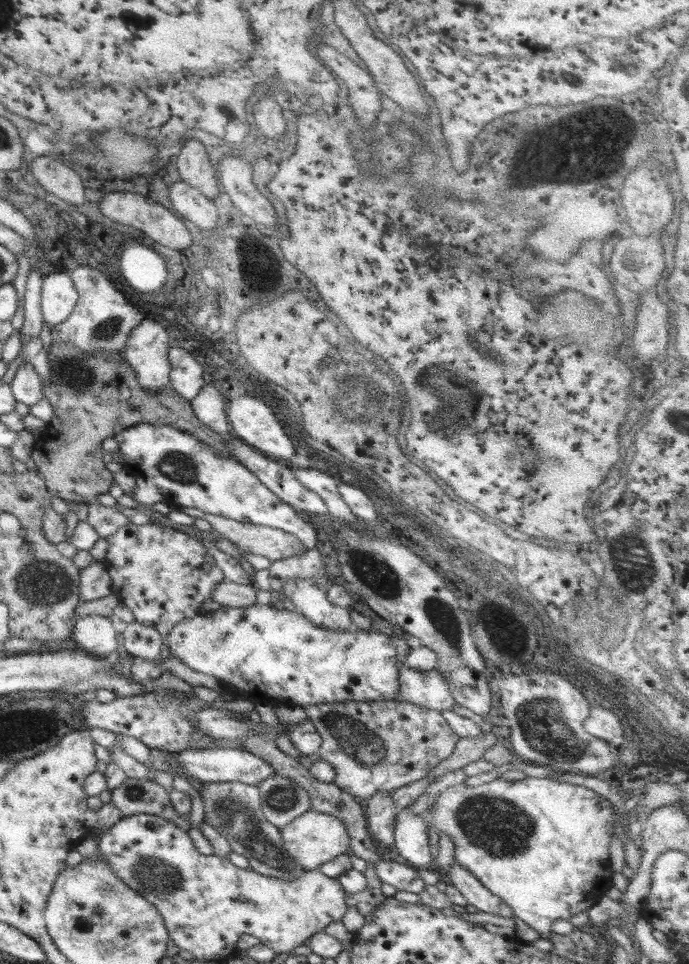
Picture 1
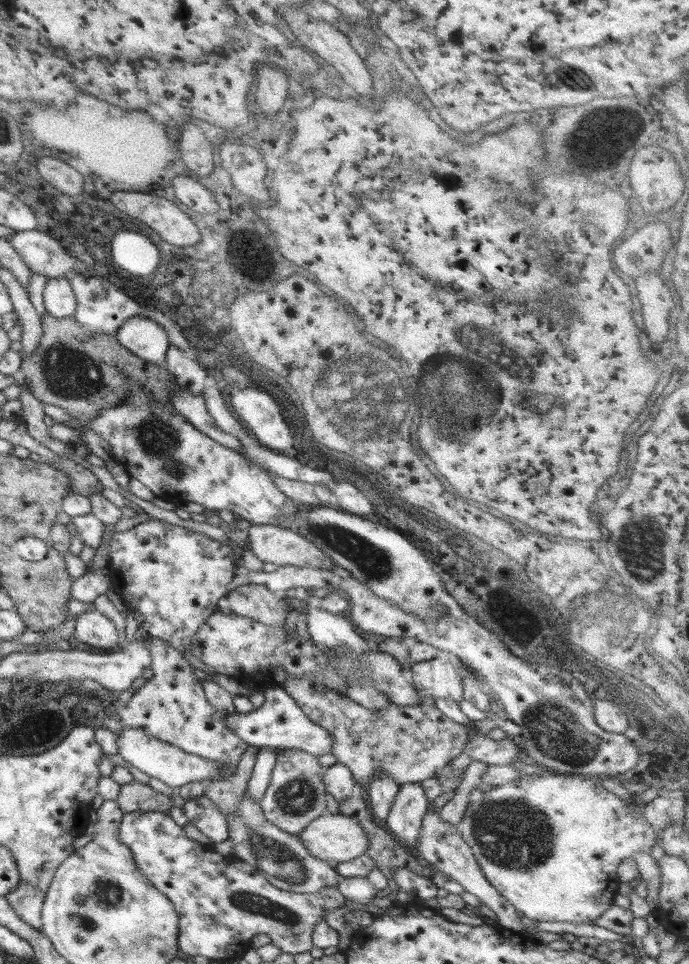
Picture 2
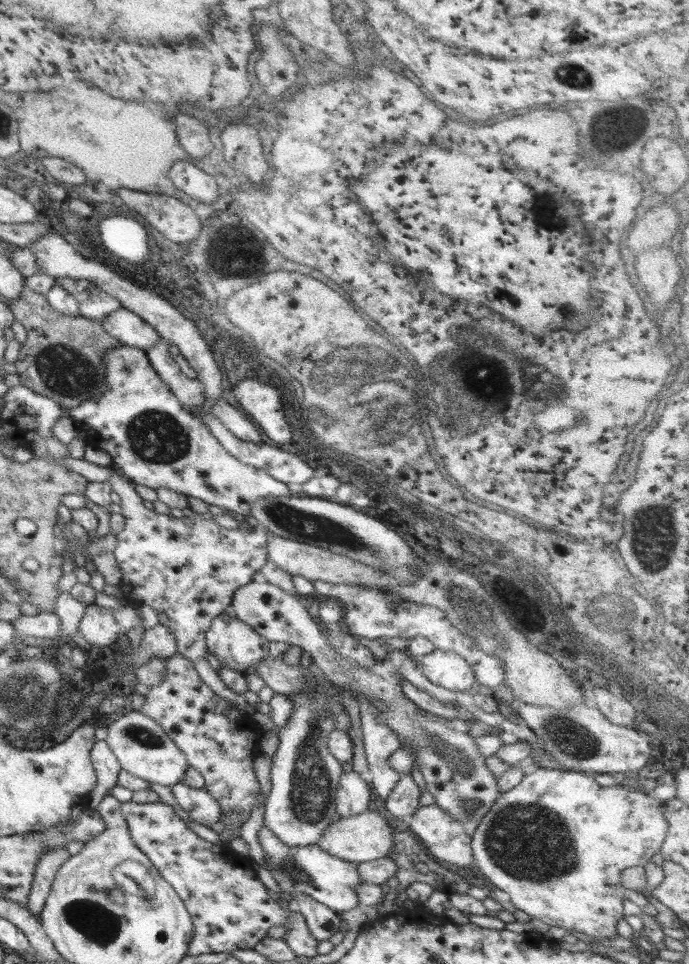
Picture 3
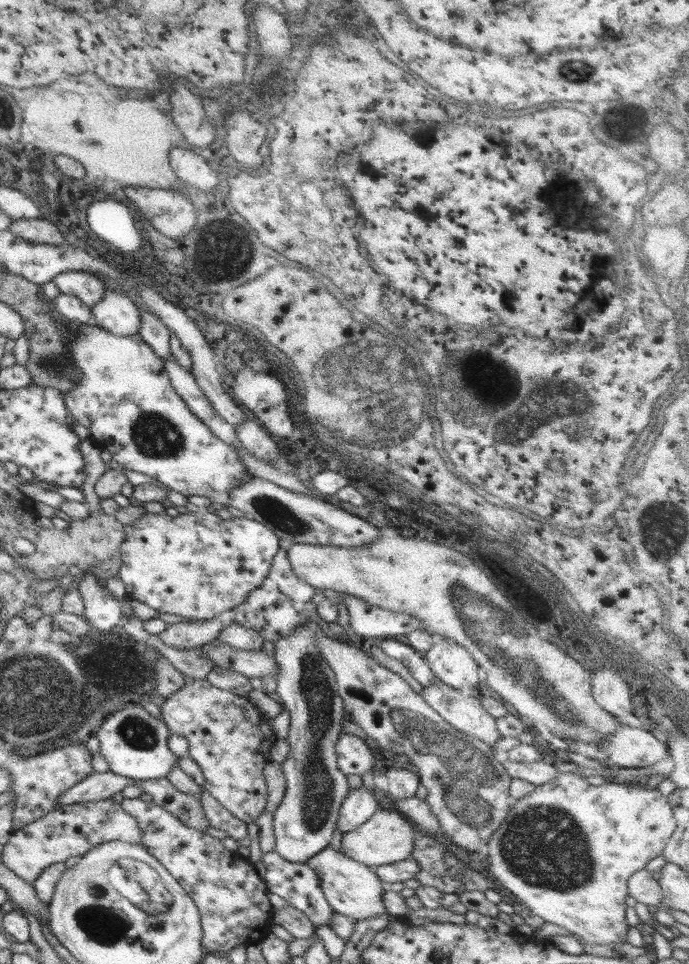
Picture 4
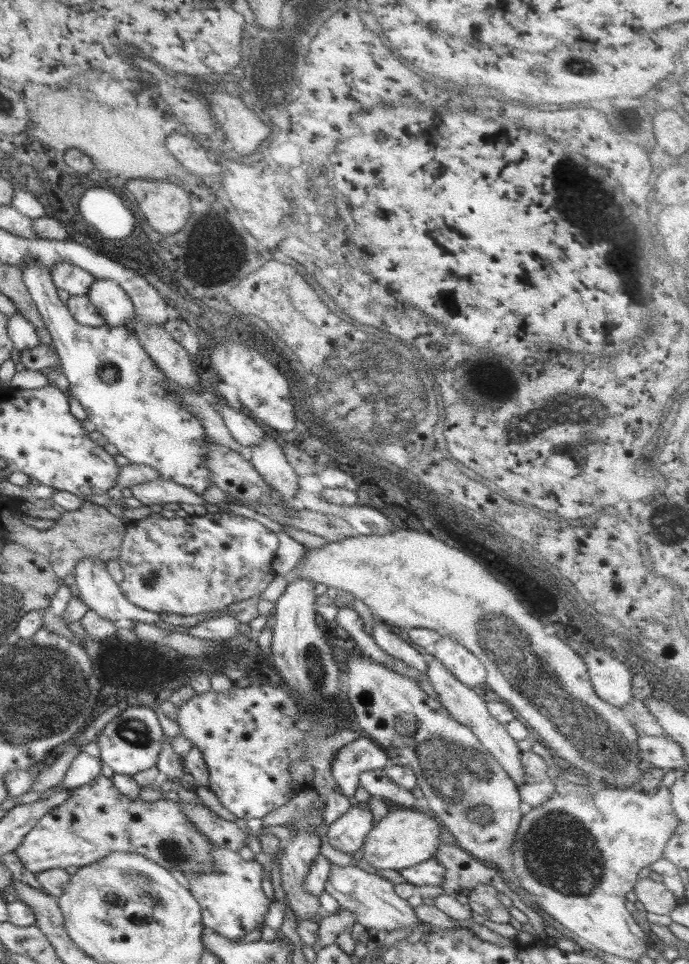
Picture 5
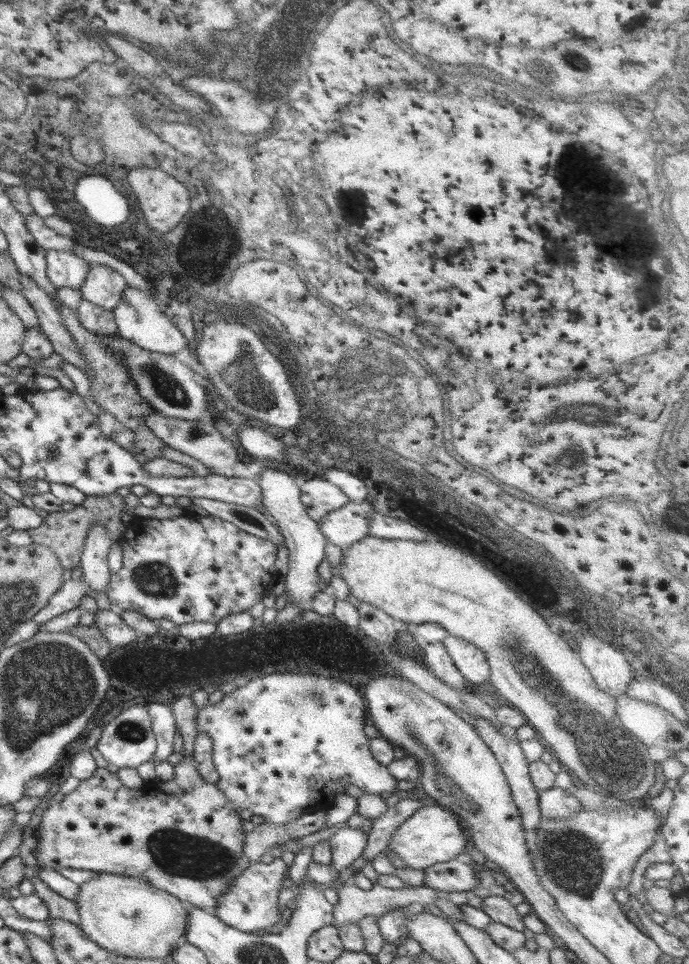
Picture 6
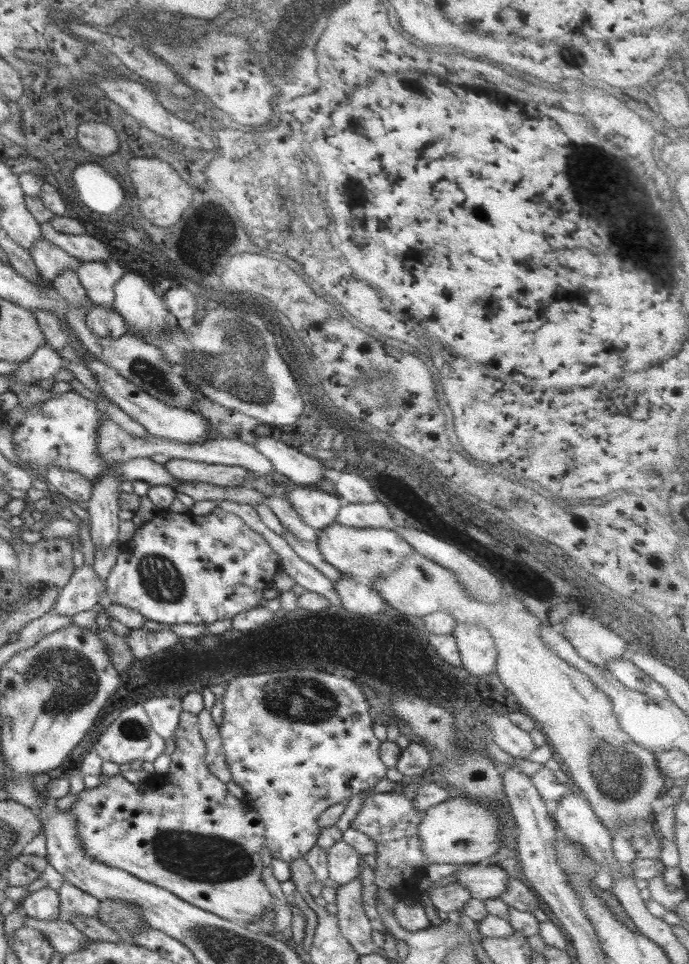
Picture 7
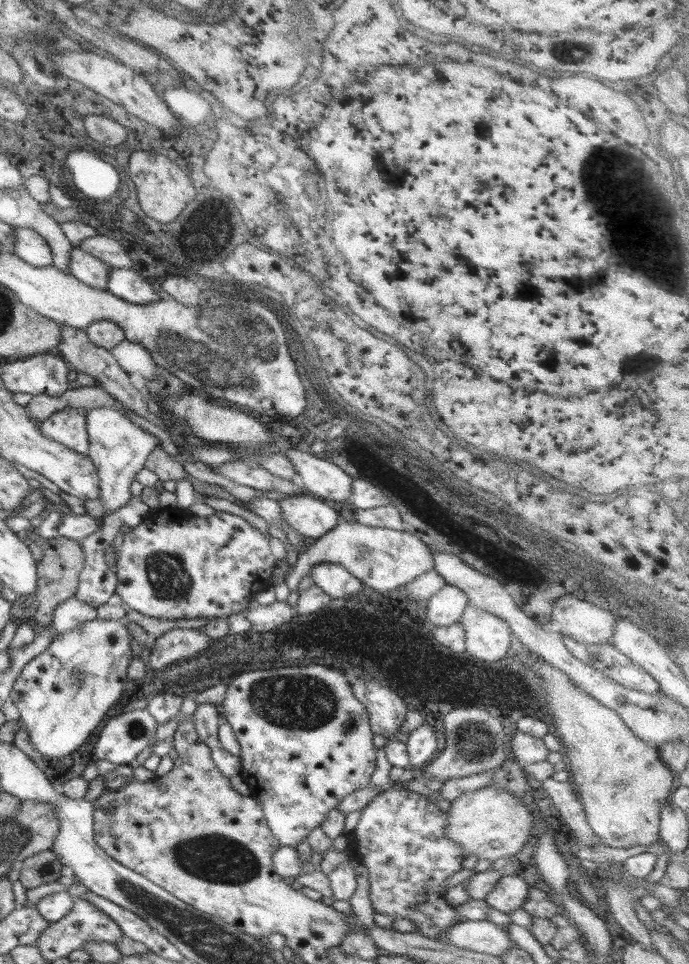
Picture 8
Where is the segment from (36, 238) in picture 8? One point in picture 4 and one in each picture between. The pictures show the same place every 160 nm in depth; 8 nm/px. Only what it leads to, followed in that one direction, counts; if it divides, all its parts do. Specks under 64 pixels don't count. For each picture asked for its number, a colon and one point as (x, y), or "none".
4: (86, 287)
5: (66, 276)
6: (64, 268)
7: (50, 260)

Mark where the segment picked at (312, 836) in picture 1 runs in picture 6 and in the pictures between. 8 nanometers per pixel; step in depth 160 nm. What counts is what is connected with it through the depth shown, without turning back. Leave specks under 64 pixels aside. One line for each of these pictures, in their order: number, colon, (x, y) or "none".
2: (336, 838)
3: (365, 837)
4: (387, 837)
5: (404, 838)
6: (433, 834)

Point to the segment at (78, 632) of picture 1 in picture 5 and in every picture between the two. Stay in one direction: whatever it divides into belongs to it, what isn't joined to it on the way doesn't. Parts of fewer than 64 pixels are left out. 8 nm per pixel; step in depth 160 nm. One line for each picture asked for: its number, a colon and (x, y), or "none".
2: (94, 629)
3: (98, 627)
4: (102, 611)
5: (98, 590)

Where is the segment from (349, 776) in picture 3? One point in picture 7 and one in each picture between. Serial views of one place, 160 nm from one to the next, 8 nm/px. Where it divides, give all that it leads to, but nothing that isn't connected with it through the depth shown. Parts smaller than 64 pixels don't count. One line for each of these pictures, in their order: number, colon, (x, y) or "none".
4: (359, 805)
5: (348, 834)
6: (347, 844)
7: (343, 860)

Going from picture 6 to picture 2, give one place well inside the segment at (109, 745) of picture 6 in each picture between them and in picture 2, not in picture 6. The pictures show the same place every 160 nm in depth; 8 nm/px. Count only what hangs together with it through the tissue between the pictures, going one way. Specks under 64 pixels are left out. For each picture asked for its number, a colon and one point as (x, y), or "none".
2: (170, 764)
3: (143, 749)
4: (135, 744)
5: (129, 744)

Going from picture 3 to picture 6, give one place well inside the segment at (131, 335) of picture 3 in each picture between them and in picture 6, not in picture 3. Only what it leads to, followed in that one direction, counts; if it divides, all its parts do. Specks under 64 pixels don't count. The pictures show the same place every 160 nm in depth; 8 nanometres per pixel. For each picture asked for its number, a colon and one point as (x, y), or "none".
4: (117, 314)
5: (114, 305)
6: (102, 286)

